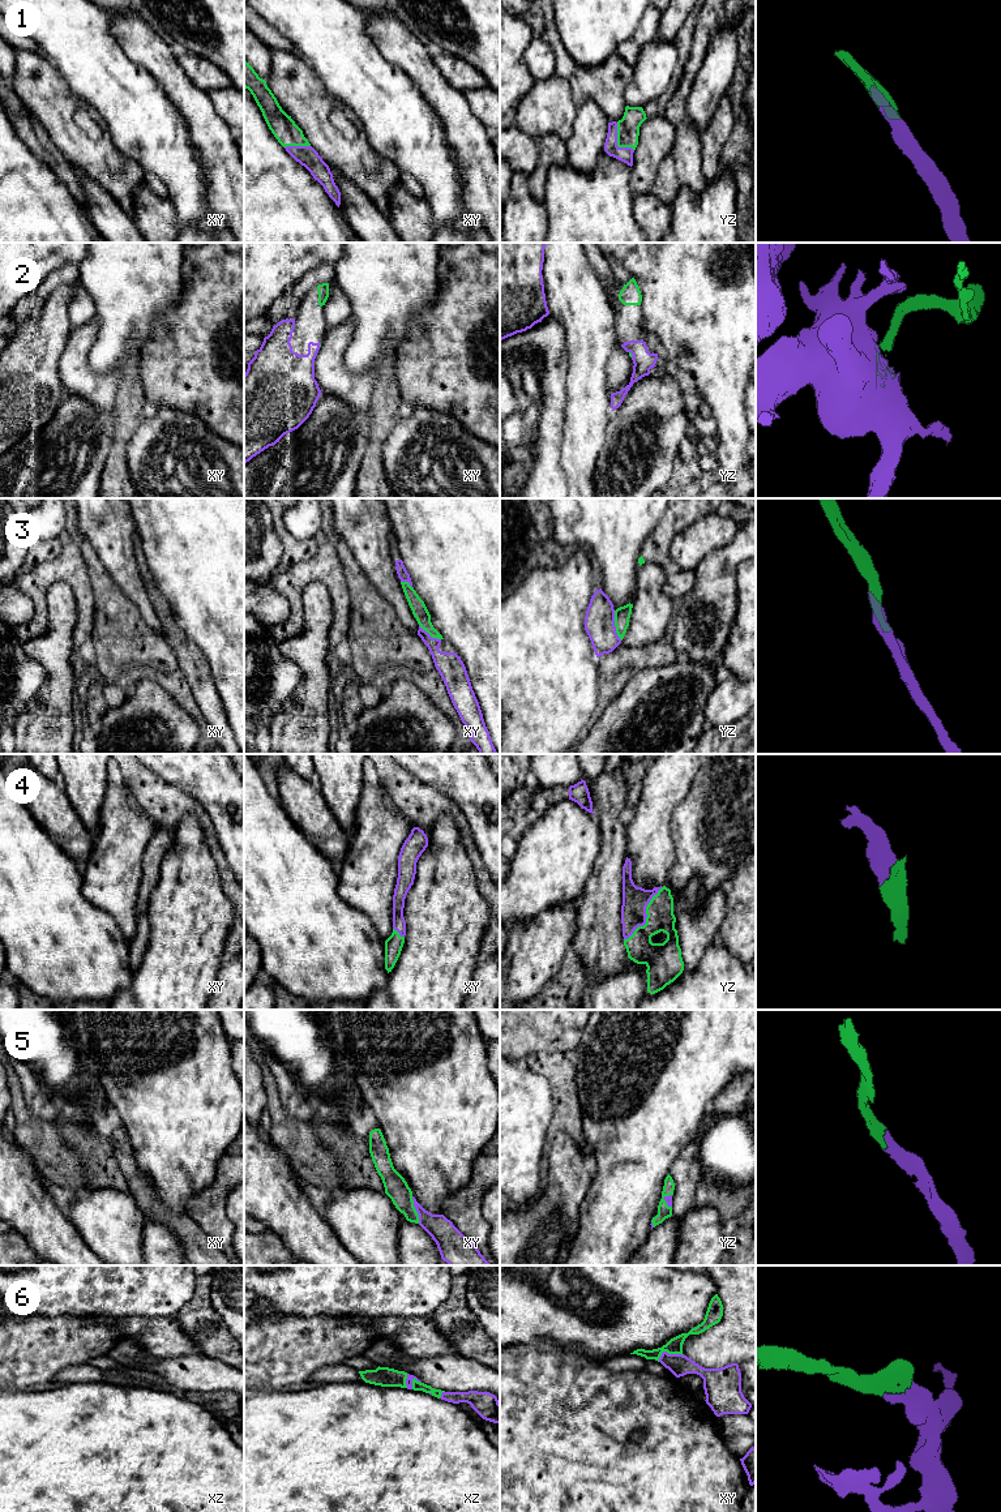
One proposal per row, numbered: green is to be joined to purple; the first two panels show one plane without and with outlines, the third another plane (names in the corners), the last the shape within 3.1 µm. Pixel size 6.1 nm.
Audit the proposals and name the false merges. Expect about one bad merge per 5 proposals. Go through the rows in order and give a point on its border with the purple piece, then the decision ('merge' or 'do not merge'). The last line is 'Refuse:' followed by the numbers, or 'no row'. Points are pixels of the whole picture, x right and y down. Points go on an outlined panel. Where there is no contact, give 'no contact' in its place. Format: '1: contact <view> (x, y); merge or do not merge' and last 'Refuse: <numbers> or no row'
1: contact yz (616, 142); merge
2: contact yz (631, 352); merge
3: contact yz (614, 625); merge
4: contact yz (646, 916); merge
5: contact xy (415, 1208); merge
6: contact xy (667, 1353); merge
Refuse: no row

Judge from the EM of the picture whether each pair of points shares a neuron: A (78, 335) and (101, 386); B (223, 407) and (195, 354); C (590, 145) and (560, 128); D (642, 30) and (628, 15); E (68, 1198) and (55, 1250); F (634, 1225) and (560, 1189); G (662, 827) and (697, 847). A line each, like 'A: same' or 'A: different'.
A: same
B: same
C: different
D: different
E: different
F: different
G: different

